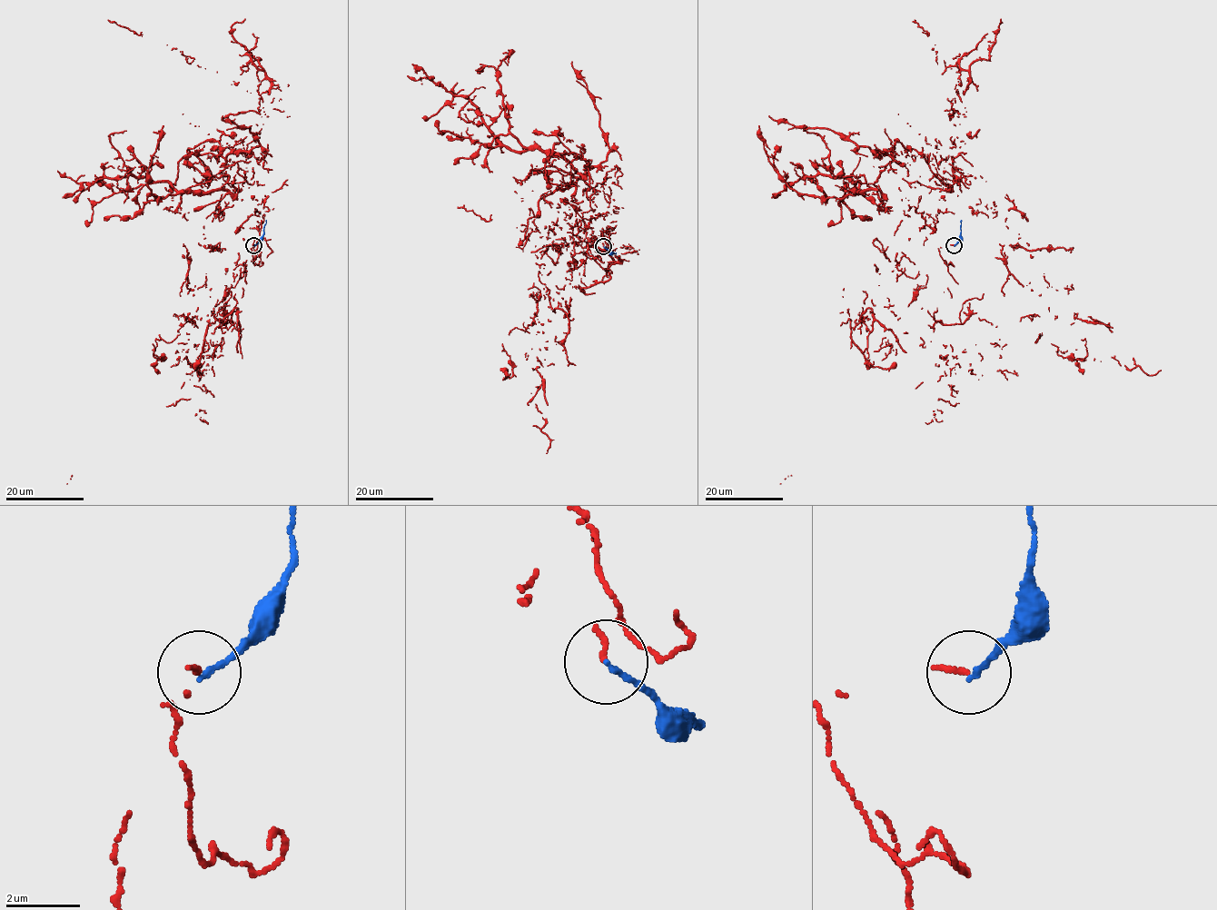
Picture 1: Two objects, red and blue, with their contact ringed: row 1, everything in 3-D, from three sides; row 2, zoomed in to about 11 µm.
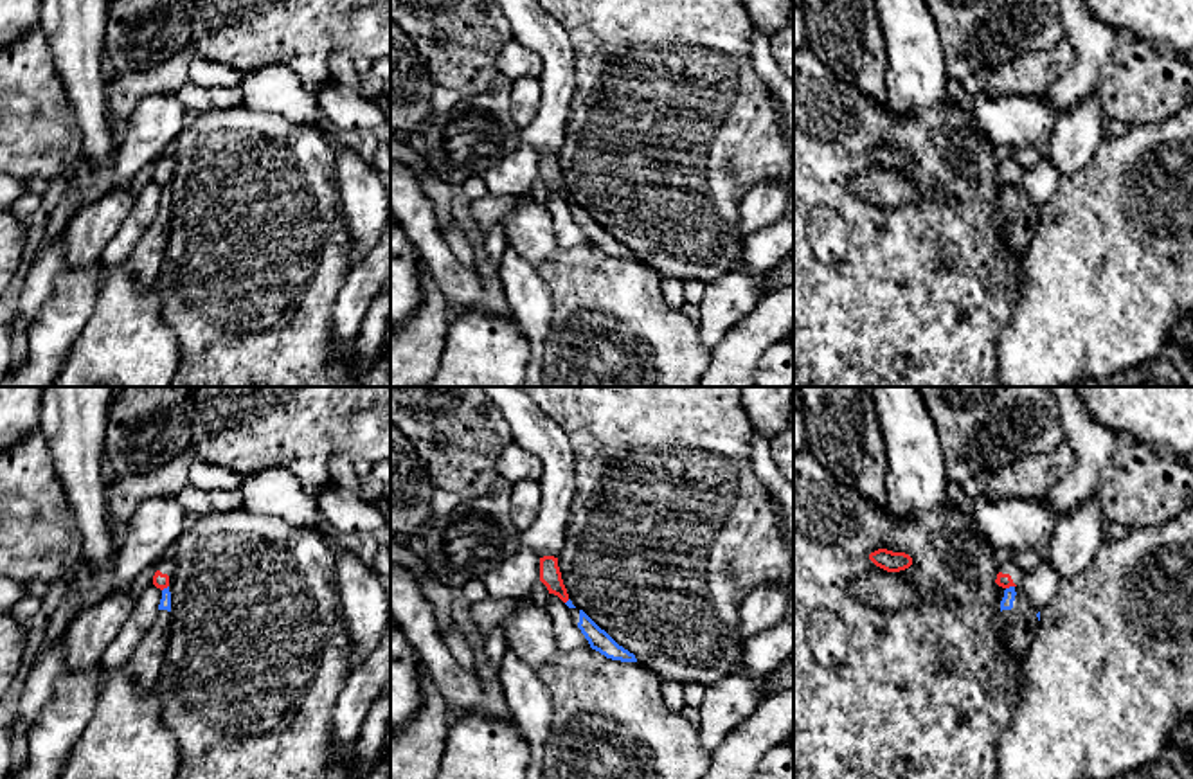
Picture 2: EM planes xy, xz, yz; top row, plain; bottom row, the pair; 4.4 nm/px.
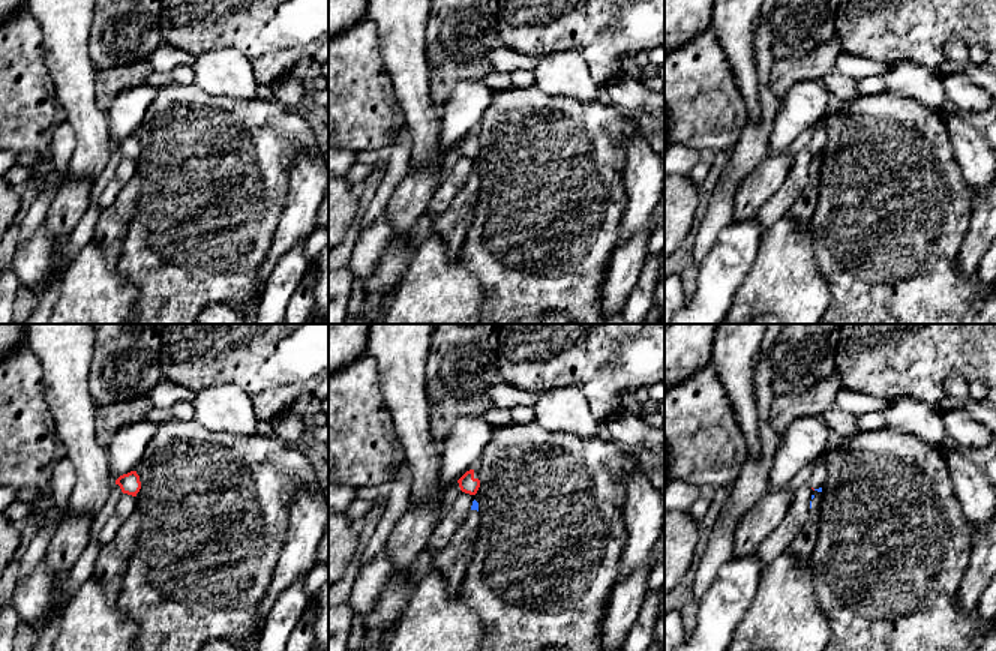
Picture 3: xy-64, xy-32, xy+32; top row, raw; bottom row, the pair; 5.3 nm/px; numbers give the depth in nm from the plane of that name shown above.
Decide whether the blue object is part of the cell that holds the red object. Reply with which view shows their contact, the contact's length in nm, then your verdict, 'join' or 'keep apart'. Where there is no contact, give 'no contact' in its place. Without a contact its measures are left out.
yz | 40 nm | keep apart

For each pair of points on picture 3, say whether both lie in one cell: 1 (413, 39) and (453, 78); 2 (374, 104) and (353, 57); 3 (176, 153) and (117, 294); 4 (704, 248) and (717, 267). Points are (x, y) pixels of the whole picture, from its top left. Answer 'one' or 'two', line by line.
1: two
2: one
3: two
4: two

